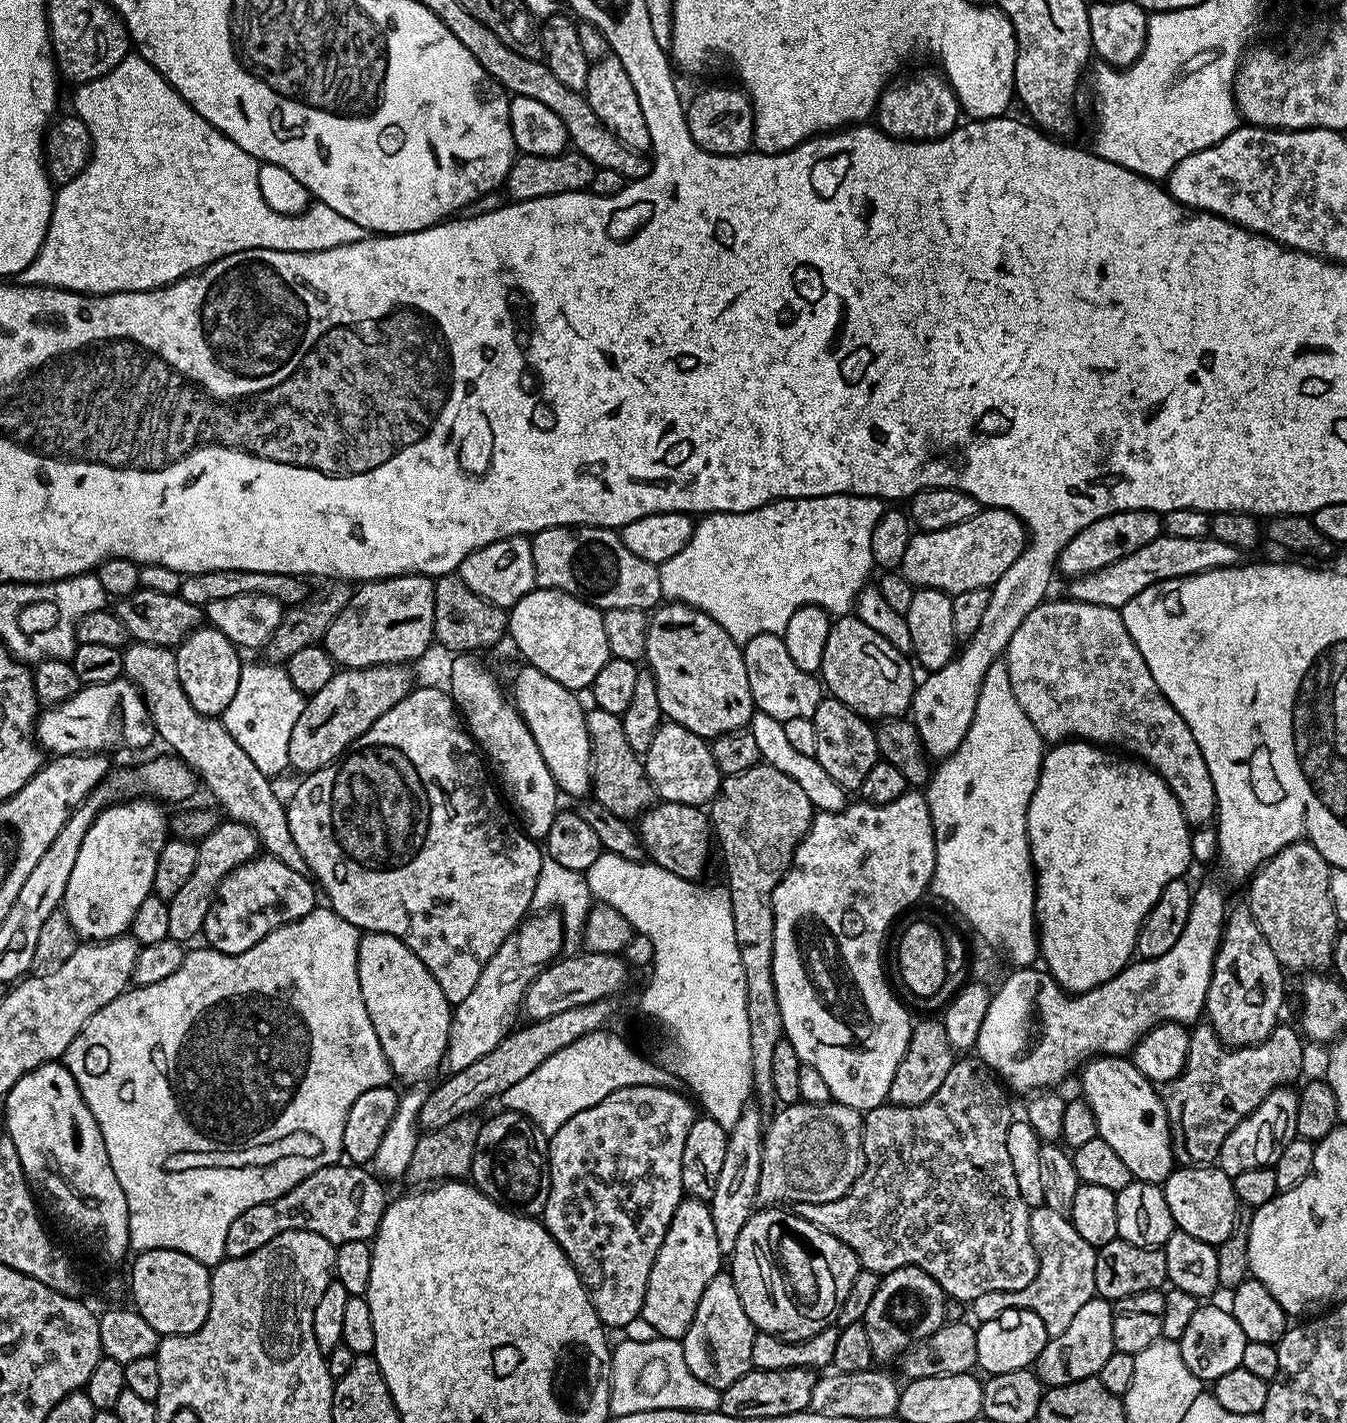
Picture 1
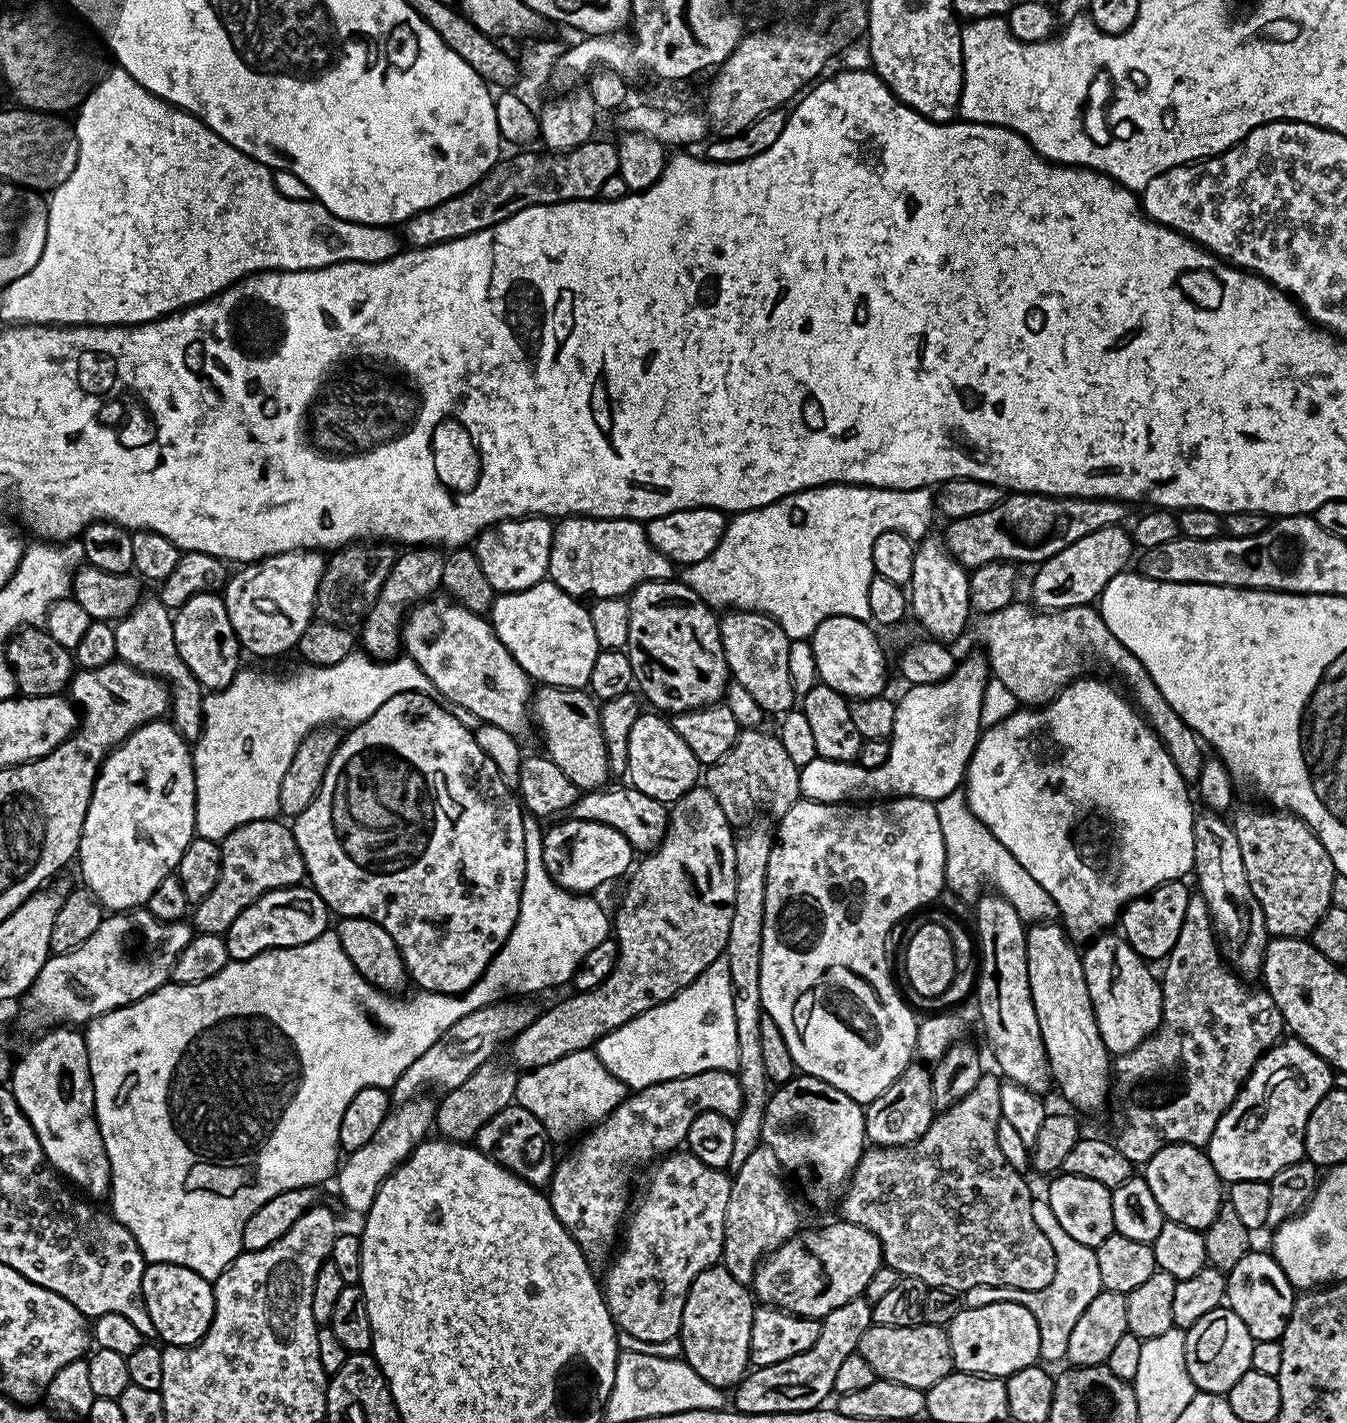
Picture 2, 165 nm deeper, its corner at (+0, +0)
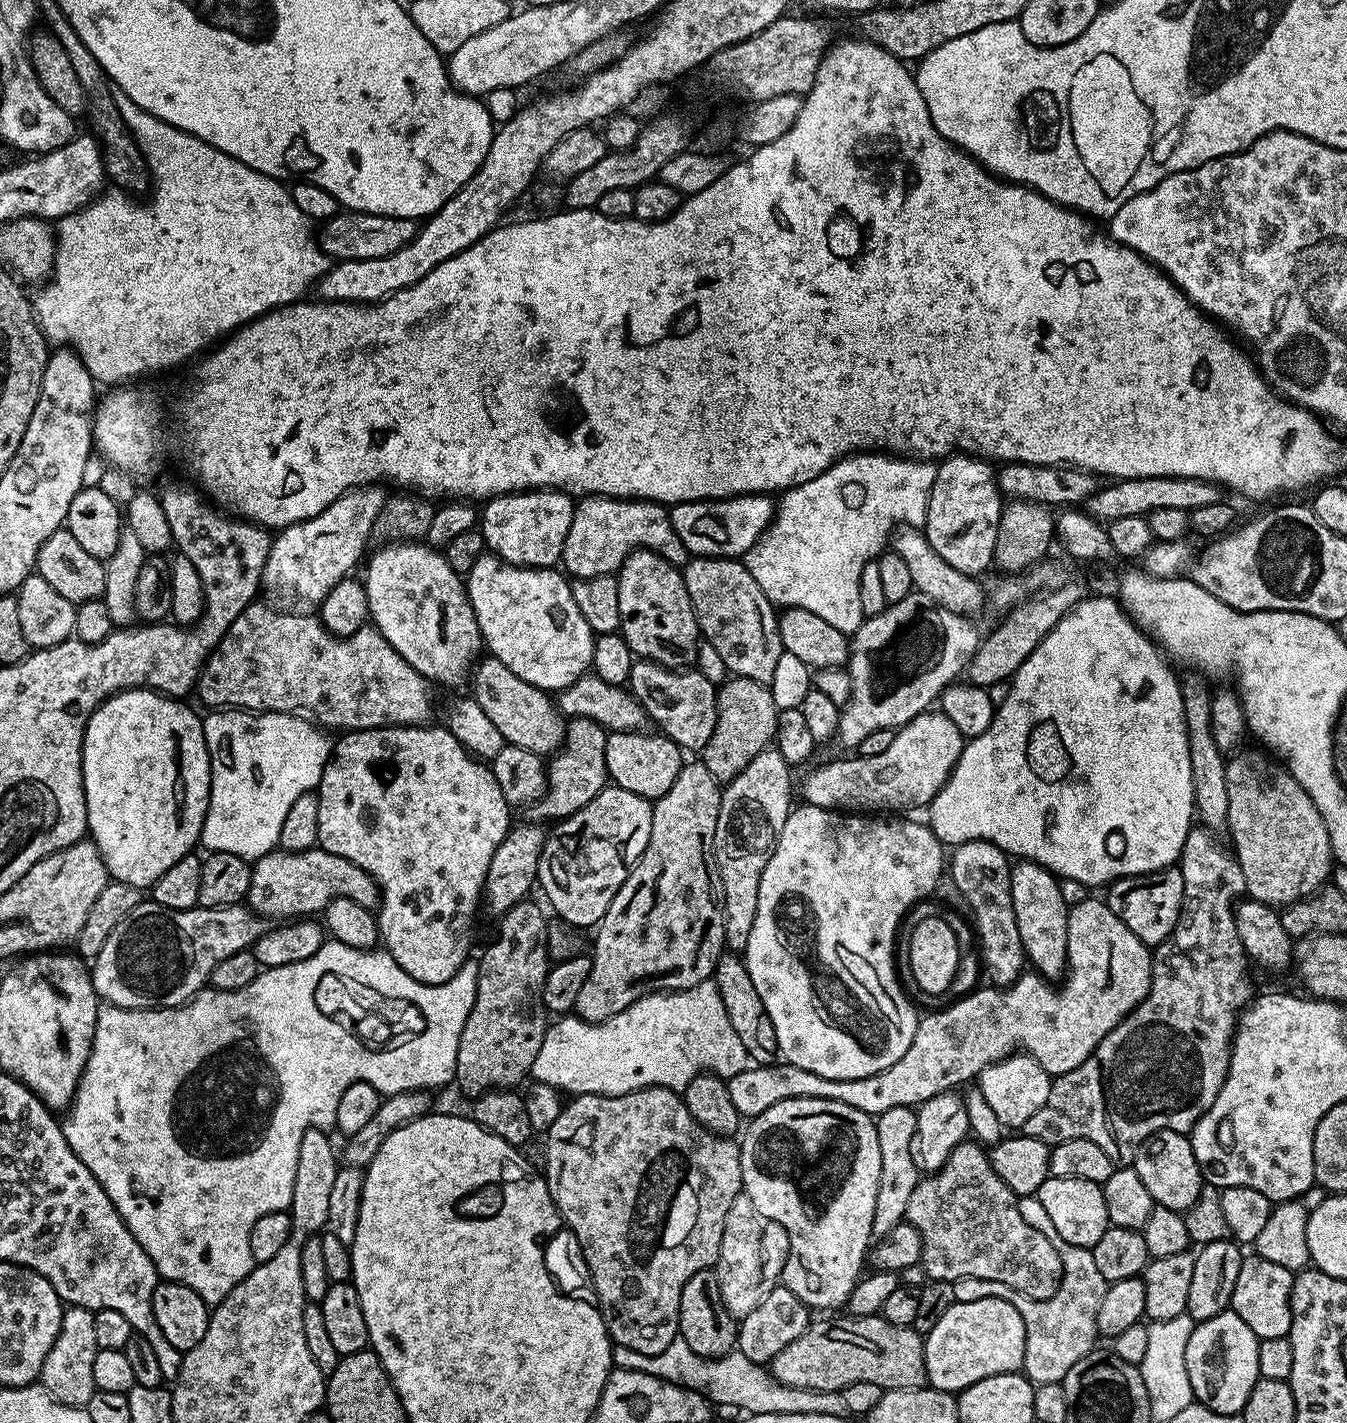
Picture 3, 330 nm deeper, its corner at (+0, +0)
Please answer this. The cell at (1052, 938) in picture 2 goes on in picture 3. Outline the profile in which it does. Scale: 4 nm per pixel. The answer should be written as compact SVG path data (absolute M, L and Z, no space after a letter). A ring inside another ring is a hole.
M1020 862L1012 869L1012 897L1014 919L1018 921L1018 938L1022 938L1027 963L1049 982L1059 981L1068 970L1070 904L1064 901L1060 884L1061 881L1040 864Z

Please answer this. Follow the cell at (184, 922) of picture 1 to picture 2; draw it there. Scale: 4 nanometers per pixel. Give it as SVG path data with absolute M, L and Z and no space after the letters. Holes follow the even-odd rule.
M280 818L248 822L219 841L222 874L218 874L214 890L210 890L210 894L206 894L206 898L195 904L190 912L190 920L197 933L223 936L230 922L234 922L246 906L262 898L262 894L279 888L297 887L305 879L302 850L298 850L298 842L294 842L291 827L283 822Z

